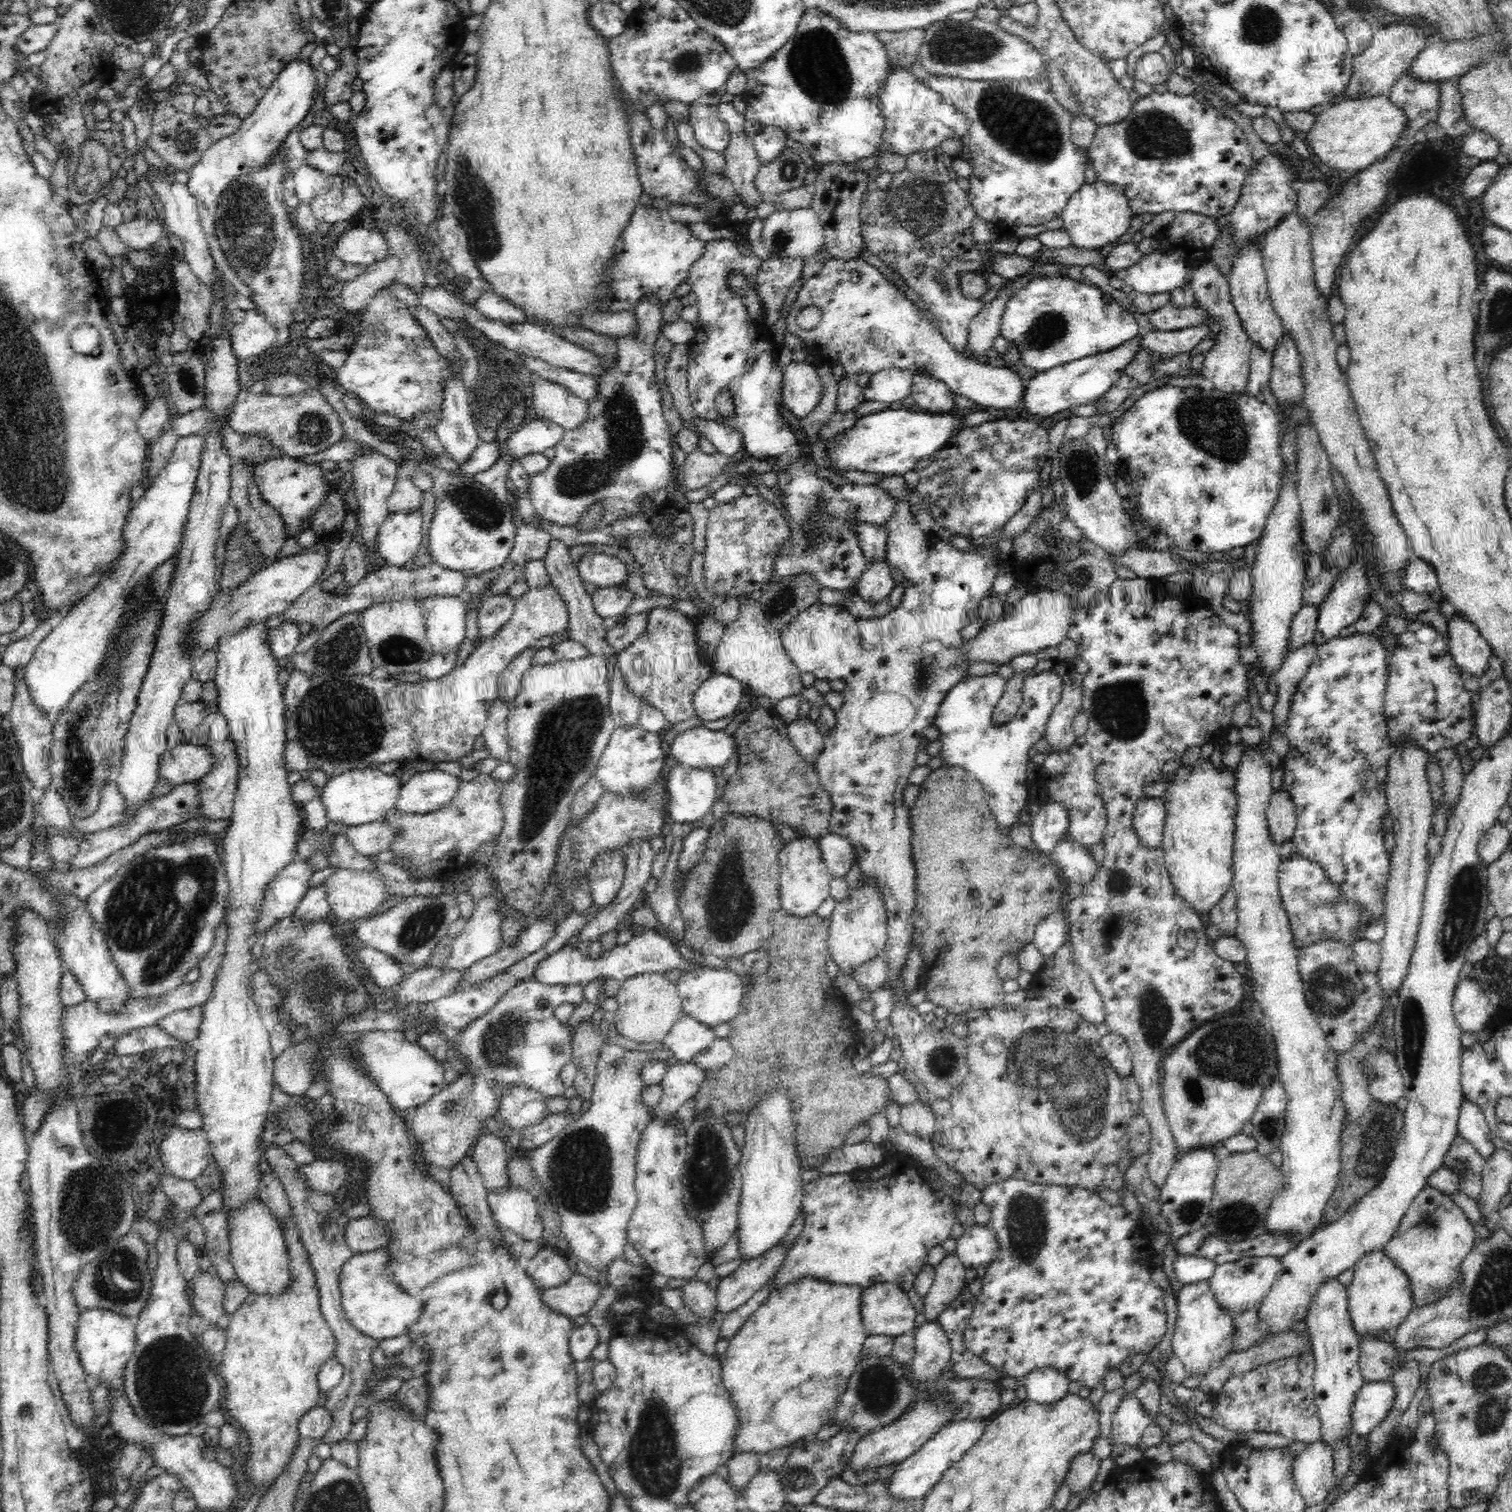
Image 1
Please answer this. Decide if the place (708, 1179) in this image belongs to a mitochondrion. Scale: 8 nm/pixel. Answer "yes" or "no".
yes

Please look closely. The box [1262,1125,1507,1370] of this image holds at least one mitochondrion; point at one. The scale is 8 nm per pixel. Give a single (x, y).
(1429, 1222)

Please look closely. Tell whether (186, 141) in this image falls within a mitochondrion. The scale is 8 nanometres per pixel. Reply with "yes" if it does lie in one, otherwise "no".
yes

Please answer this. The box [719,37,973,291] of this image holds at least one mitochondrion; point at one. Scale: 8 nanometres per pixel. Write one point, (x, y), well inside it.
(908, 222)

